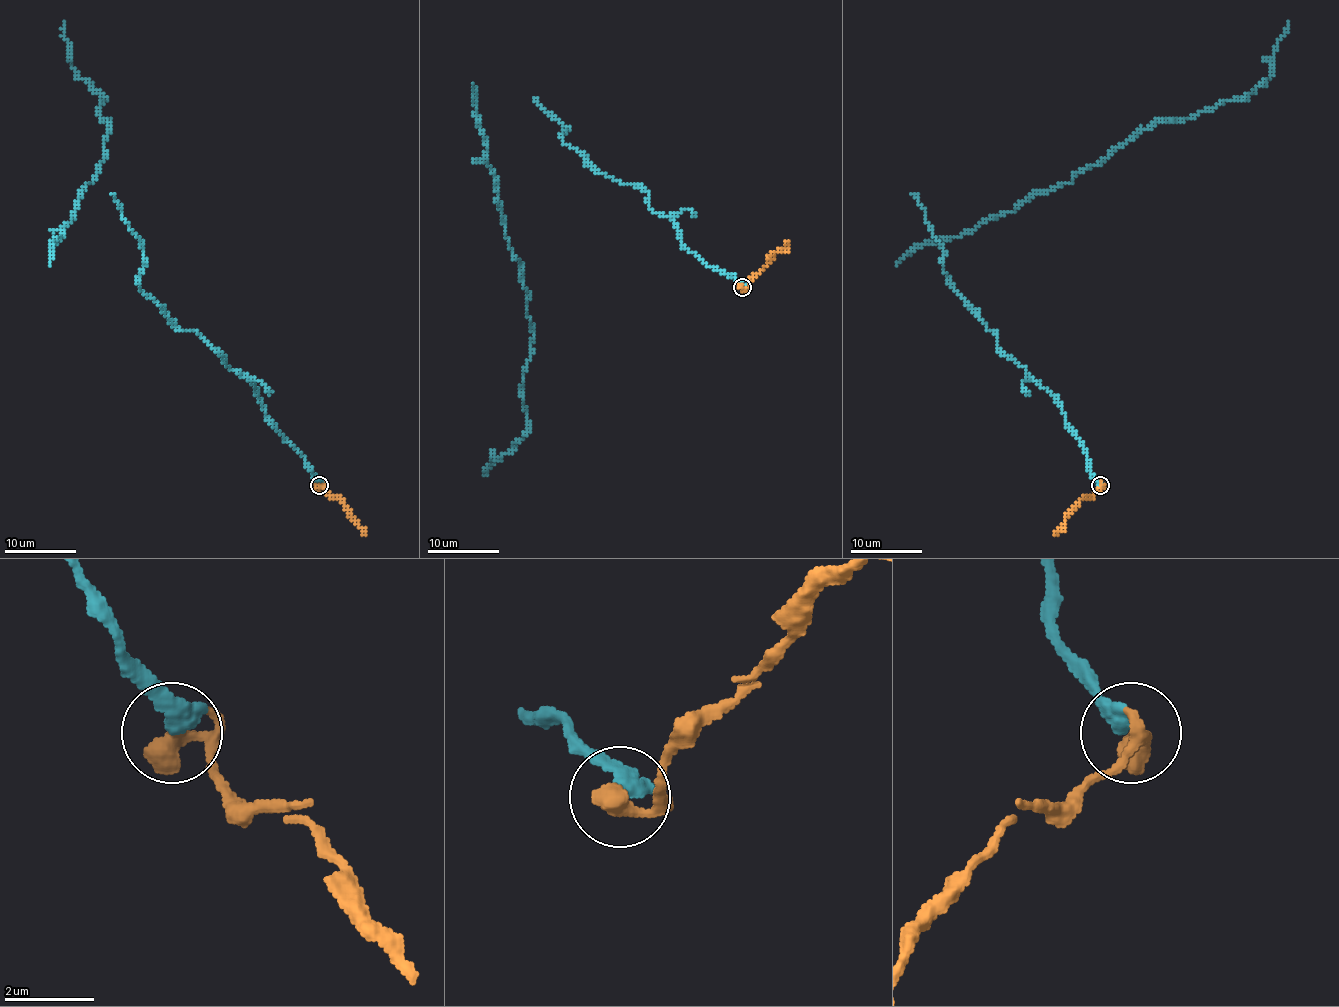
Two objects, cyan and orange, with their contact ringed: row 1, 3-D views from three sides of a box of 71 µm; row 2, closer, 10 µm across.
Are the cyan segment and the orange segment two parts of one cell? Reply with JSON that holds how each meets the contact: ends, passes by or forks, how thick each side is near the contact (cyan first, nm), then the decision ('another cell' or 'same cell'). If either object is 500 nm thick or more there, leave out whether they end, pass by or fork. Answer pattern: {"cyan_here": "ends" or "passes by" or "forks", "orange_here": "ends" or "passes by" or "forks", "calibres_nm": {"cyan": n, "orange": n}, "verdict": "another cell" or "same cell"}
{"calibres_nm": {"cyan": 460, "orange": 550}, "verdict": "same cell"}

